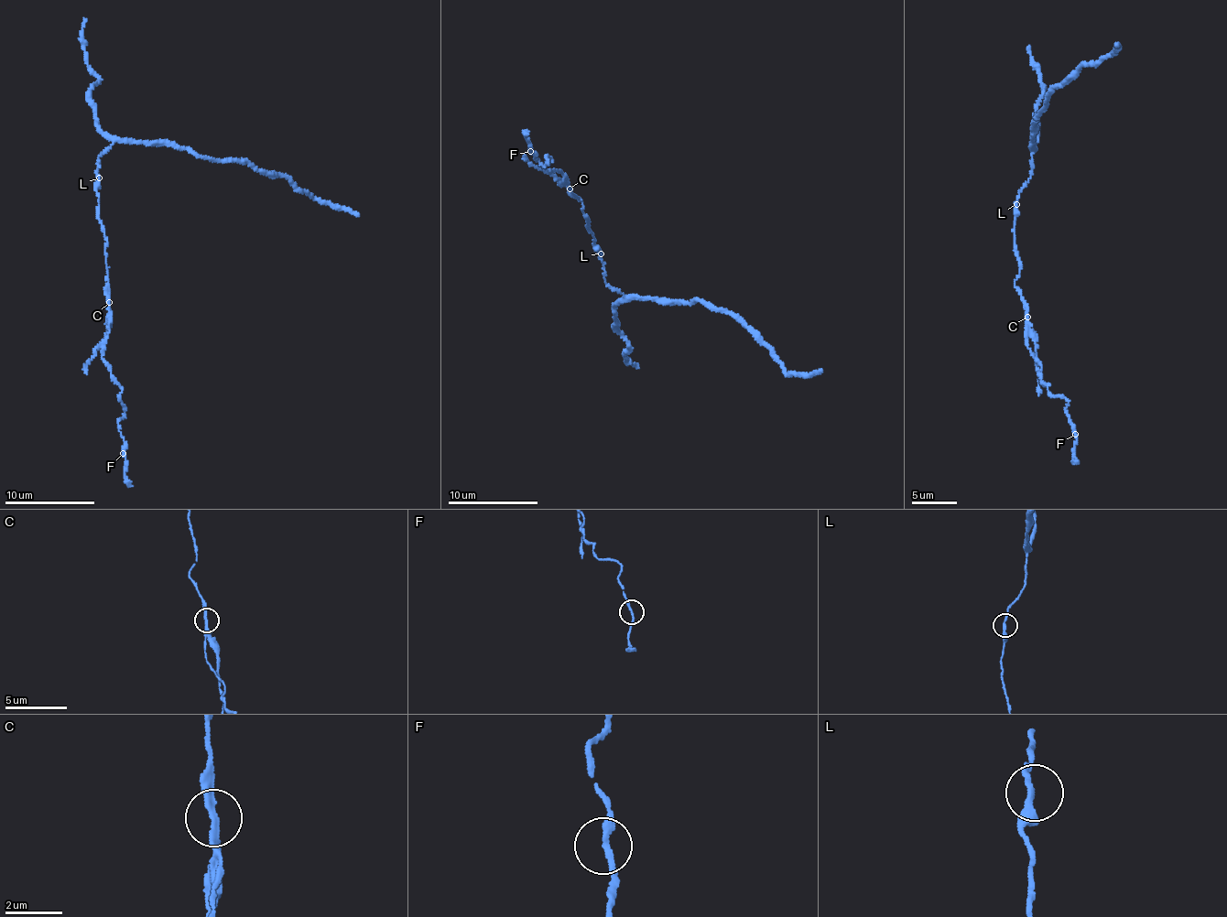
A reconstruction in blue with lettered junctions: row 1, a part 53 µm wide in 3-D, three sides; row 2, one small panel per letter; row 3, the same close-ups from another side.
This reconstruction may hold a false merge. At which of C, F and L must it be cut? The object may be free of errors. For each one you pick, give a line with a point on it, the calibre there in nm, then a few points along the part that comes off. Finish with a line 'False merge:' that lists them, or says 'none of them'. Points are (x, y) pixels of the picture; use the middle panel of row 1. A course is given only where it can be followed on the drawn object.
C: (570, 188) | 200 nm | (570, 188), (555, 175), (531, 164), (525, 155)
False merge: C

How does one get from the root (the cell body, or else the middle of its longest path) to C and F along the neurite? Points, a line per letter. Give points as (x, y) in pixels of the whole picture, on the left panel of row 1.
C: (96, 186), (99, 220), (107, 239), (105, 254), (110, 302)
F: (96, 186), (110, 293), (102, 359), (122, 389), (123, 453)

